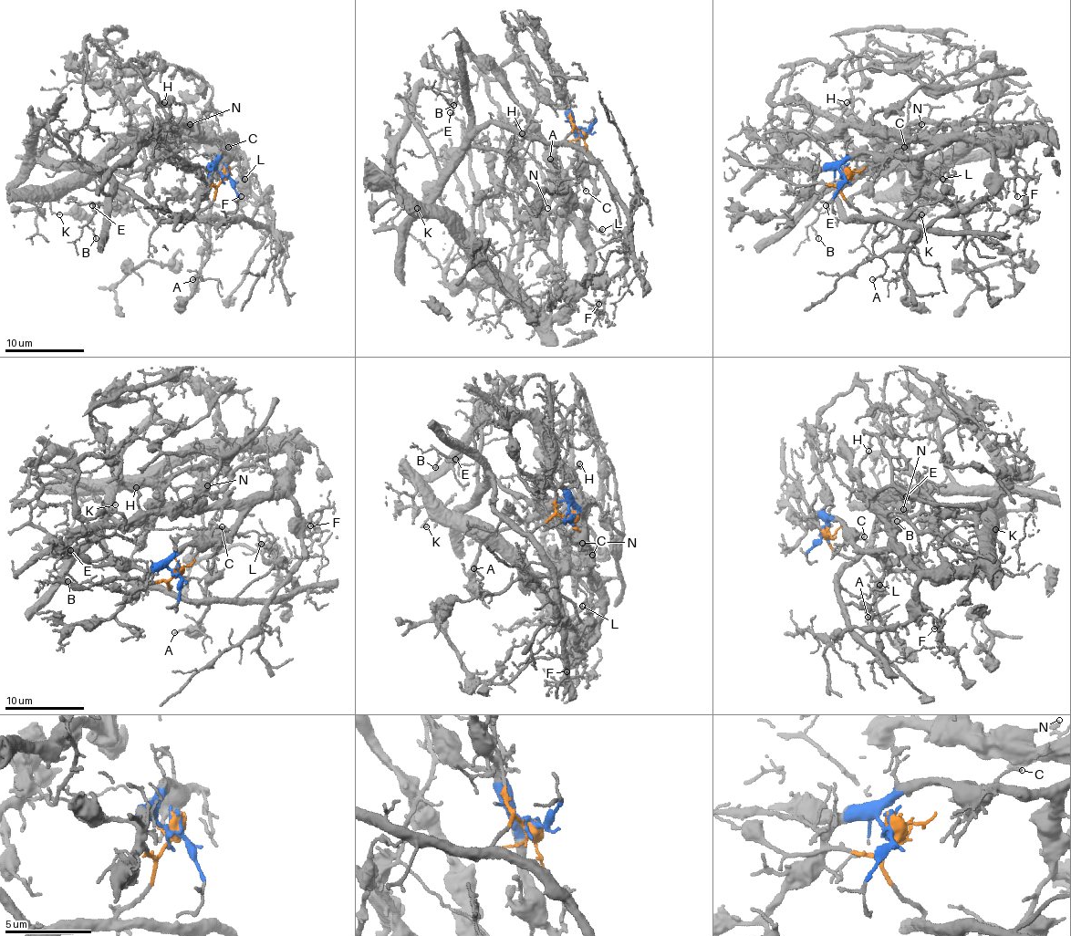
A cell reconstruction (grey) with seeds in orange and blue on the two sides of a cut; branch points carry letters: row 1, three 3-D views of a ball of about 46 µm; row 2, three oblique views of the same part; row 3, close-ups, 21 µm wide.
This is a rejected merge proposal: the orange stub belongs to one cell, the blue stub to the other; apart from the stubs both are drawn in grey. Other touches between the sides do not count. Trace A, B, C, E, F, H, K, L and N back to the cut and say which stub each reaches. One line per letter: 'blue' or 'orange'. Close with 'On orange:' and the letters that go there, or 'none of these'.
A: blue
B: orange
C: blue
E: orange
F: blue
H: blue
K: blue
L: blue
N: blue
On orange: B, E

